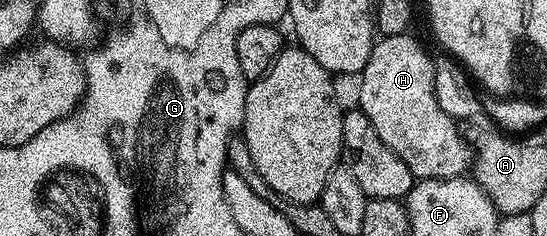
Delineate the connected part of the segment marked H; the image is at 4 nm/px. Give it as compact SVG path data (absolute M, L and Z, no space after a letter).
M413 35L382 36L375 39L374 48L368 54L368 62L362 67L358 84L357 107L372 122L376 134L412 170L418 180L447 180L453 176L466 176L472 164L472 148L462 141L459 125L440 108L433 85L434 60L416 41Z

